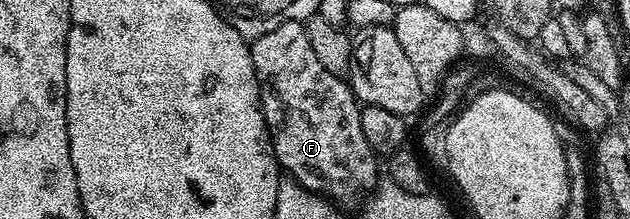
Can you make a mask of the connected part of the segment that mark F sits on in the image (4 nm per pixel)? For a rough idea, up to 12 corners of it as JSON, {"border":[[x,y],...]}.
{"border":[[301,20],[249,47],[274,158],[312,193],[378,177],[360,102]]}

